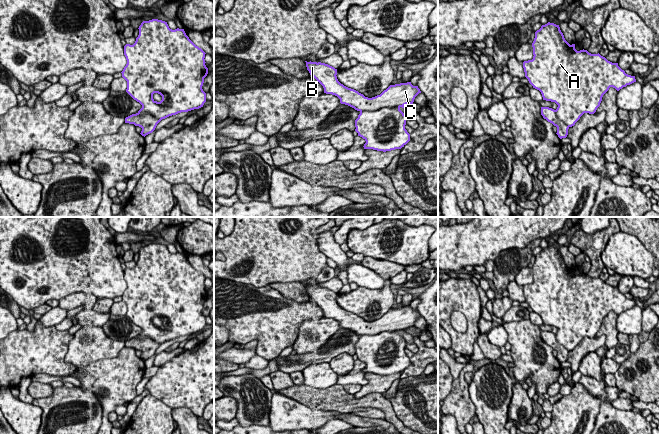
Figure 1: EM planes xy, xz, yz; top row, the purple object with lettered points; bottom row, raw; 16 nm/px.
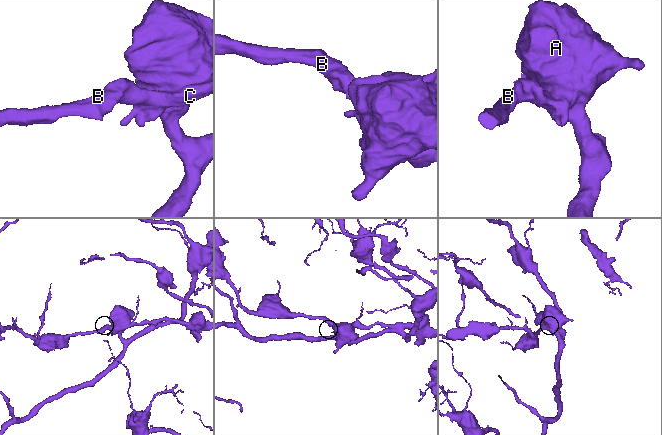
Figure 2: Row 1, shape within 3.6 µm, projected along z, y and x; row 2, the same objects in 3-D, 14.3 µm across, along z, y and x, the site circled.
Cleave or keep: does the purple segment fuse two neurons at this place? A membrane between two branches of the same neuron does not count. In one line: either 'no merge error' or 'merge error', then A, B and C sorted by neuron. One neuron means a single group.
merge error; A / B C

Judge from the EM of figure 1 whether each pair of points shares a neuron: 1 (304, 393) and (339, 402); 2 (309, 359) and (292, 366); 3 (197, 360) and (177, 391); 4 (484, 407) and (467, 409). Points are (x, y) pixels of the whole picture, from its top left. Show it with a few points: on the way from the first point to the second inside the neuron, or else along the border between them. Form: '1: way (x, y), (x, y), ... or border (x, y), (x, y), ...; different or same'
1: way (313, 398), (330, 399); same
2: way (305, 360), (296, 363); same
3: way (197, 368), (197, 371), (185, 383); same
4: border (468, 385), (469, 398), (476, 414); different

